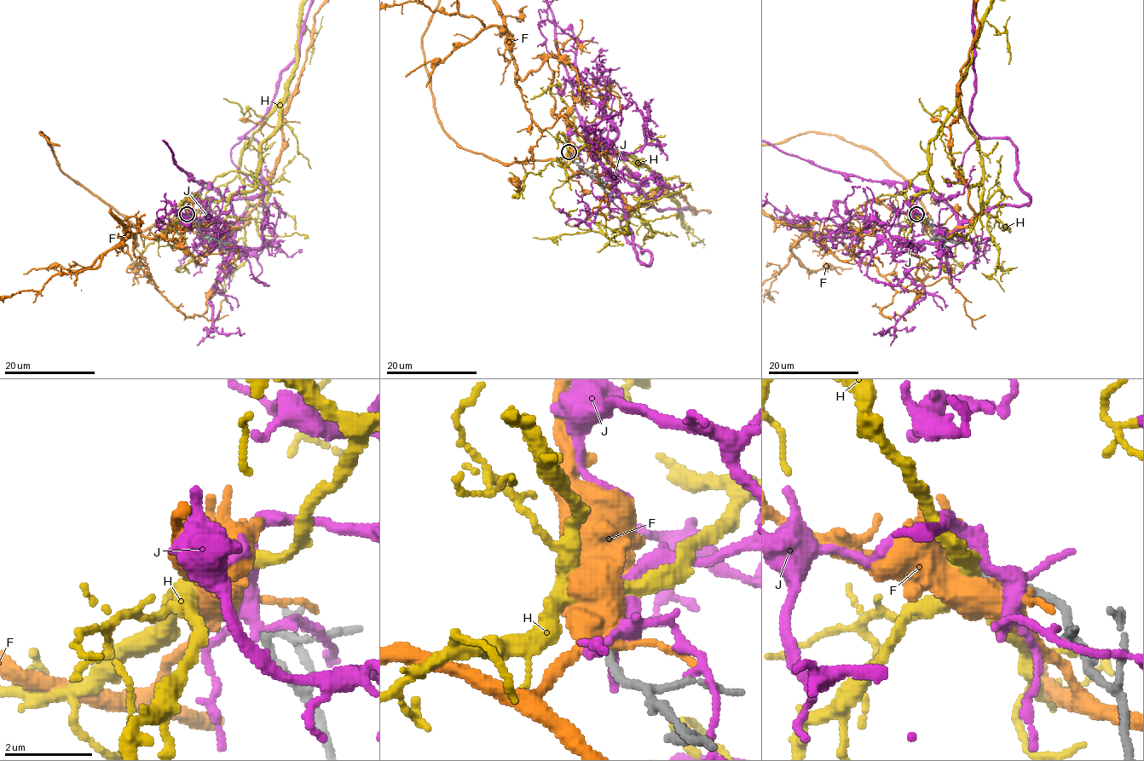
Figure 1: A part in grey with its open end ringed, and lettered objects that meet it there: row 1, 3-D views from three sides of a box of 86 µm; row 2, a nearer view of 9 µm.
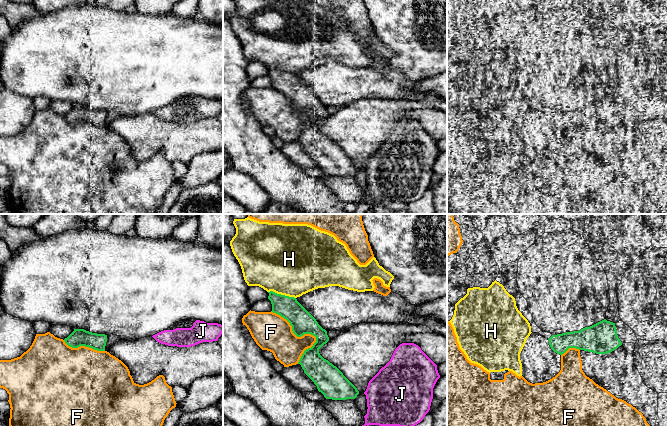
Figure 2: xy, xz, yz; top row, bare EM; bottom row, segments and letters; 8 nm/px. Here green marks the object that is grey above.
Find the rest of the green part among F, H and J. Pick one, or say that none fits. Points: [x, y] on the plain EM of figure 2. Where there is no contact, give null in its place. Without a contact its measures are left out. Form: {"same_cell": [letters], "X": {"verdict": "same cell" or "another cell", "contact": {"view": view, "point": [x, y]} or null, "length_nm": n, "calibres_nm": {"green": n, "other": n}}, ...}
{"same_cell": [], "F": {"verdict": "another cell", "contact": {"view": "xz", "point": [305, 109]}, "length_nm": 480, "calibres_nm": {"green": 190, "other": 280}}, "H": {"verdict": "another cell", "contact": {"view": "xz", "point": [282, 71]}, "length_nm": 240, "calibres_nm": {"green": 180, "other": 480}}, "J": {"verdict": "another cell", "contact": null}}

